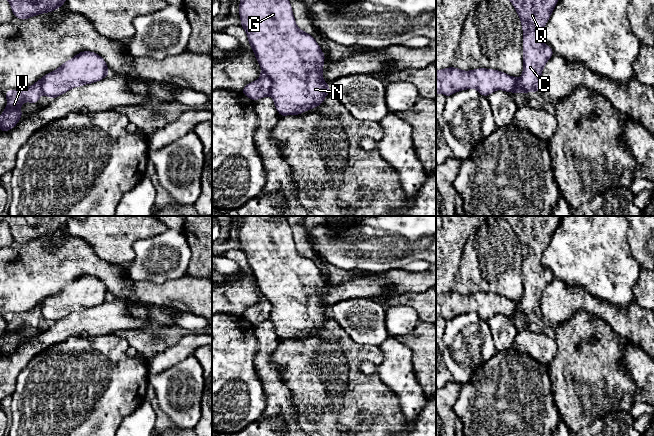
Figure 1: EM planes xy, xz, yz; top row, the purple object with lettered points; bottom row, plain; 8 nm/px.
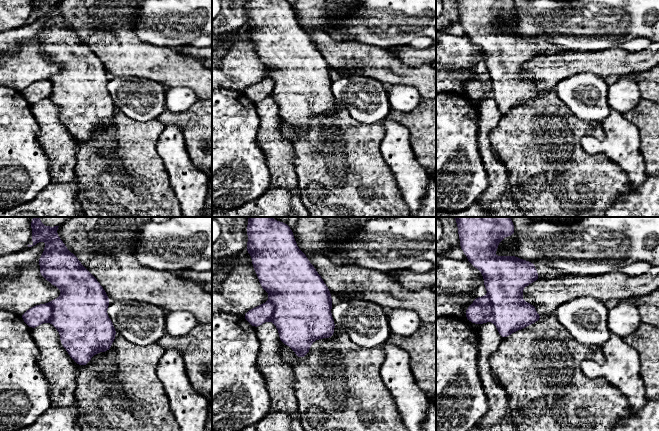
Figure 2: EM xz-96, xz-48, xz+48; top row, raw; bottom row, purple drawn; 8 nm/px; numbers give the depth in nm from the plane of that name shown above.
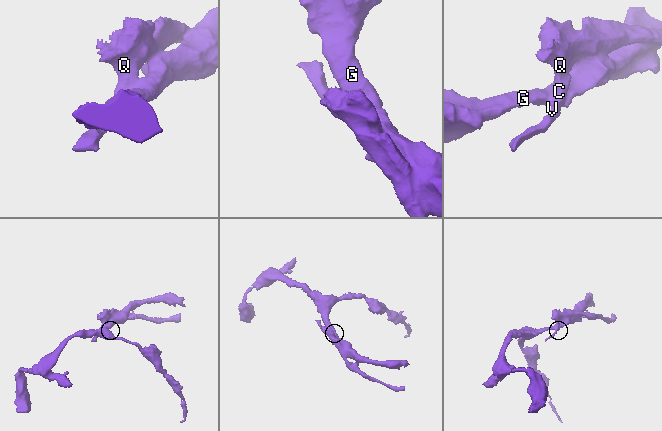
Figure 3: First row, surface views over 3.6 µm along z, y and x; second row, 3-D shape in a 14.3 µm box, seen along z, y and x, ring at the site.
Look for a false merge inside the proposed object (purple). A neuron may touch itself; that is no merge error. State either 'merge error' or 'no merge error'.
merge error

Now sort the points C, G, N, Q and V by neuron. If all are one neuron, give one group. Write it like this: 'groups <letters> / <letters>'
groups C Q V / G N

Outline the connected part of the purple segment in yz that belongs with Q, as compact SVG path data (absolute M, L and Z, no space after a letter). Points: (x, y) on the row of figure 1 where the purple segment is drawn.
M509 0L519 15L523 30L523 73L518 80L516 94L541 92L541 74L547 61L554 55L541 36L558 0Z

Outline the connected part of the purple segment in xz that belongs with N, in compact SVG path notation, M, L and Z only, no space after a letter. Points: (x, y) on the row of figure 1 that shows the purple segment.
M241 0L239 3L240 26L245 29L249 45L261 66L261 71L271 79L270 95L280 116L300 115L321 105L330 93L324 82L322 70L325 54L311 34L302 31L294 19L289 0Z

